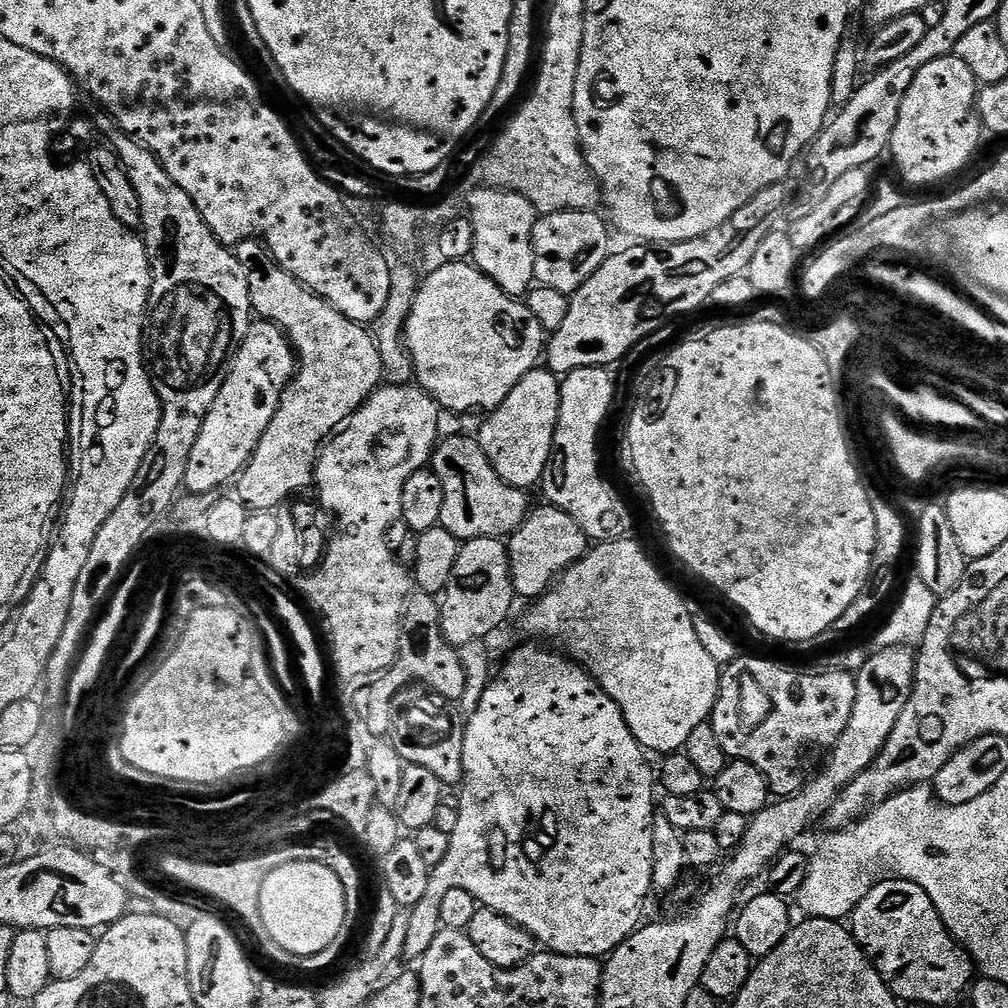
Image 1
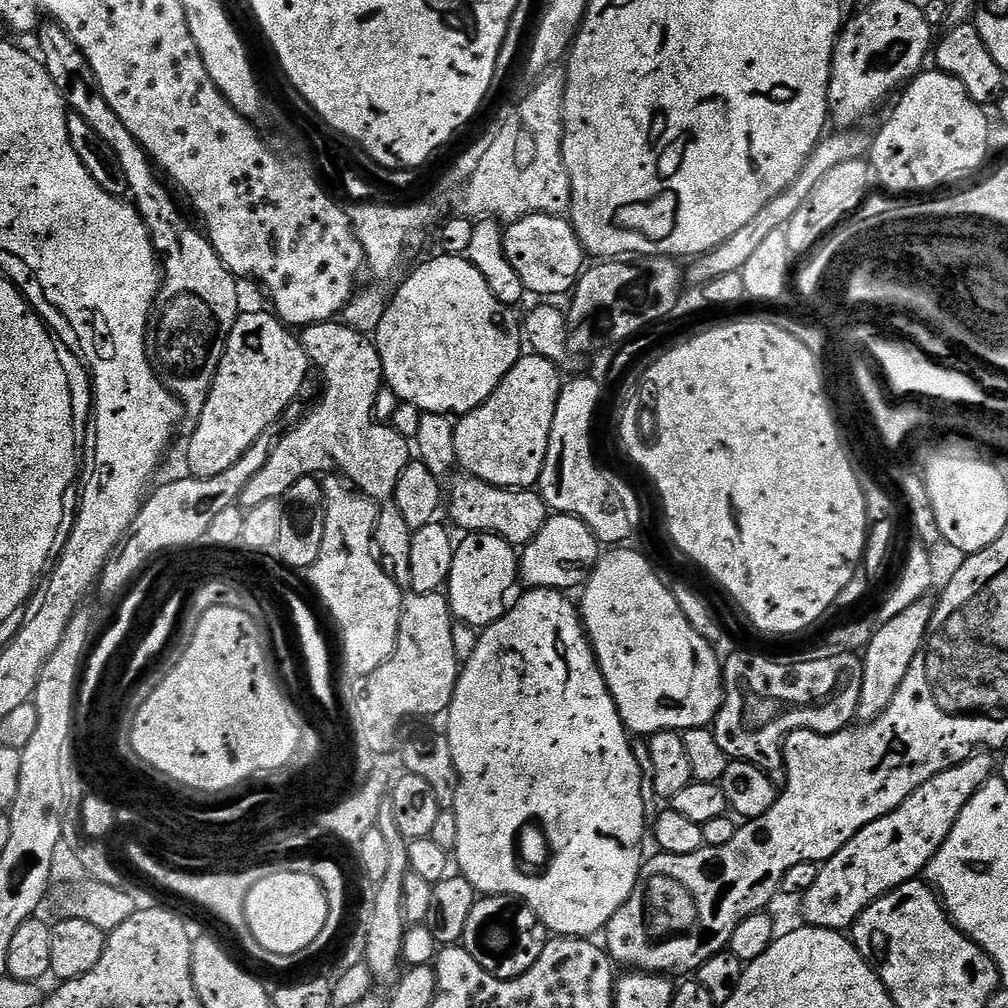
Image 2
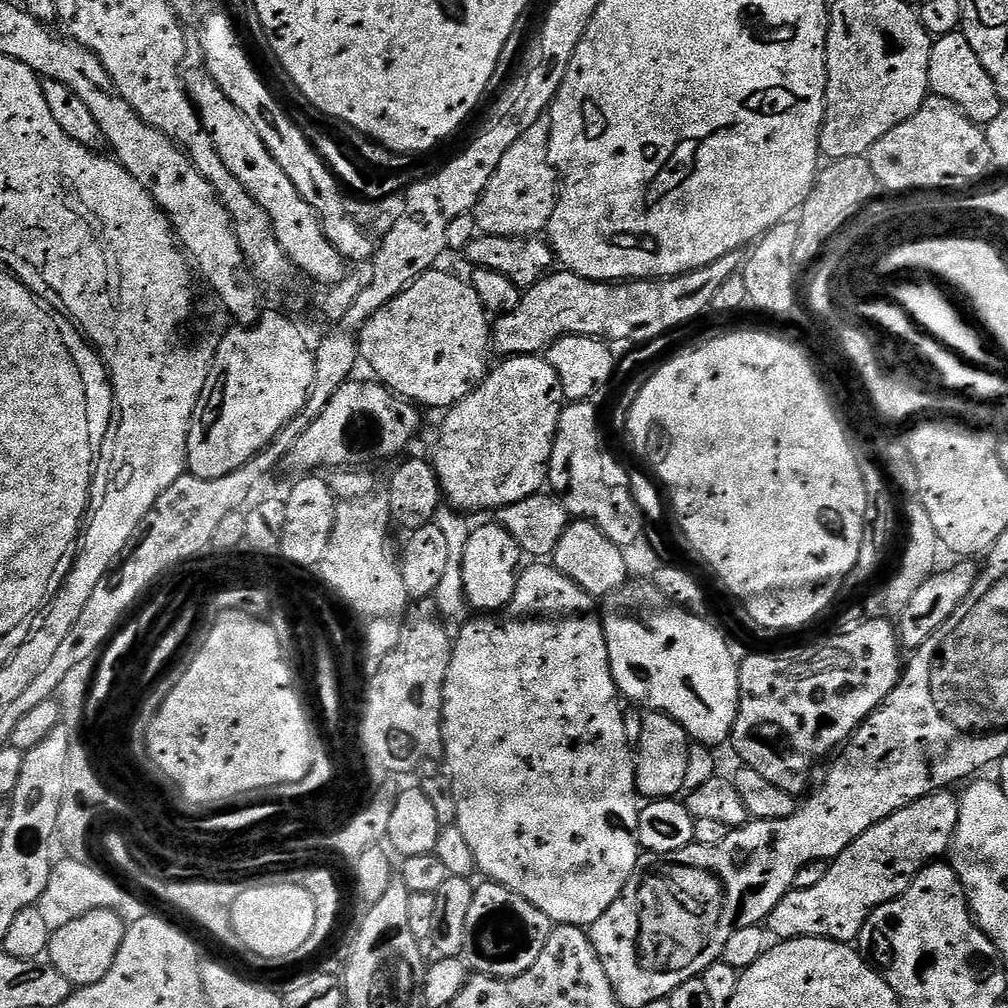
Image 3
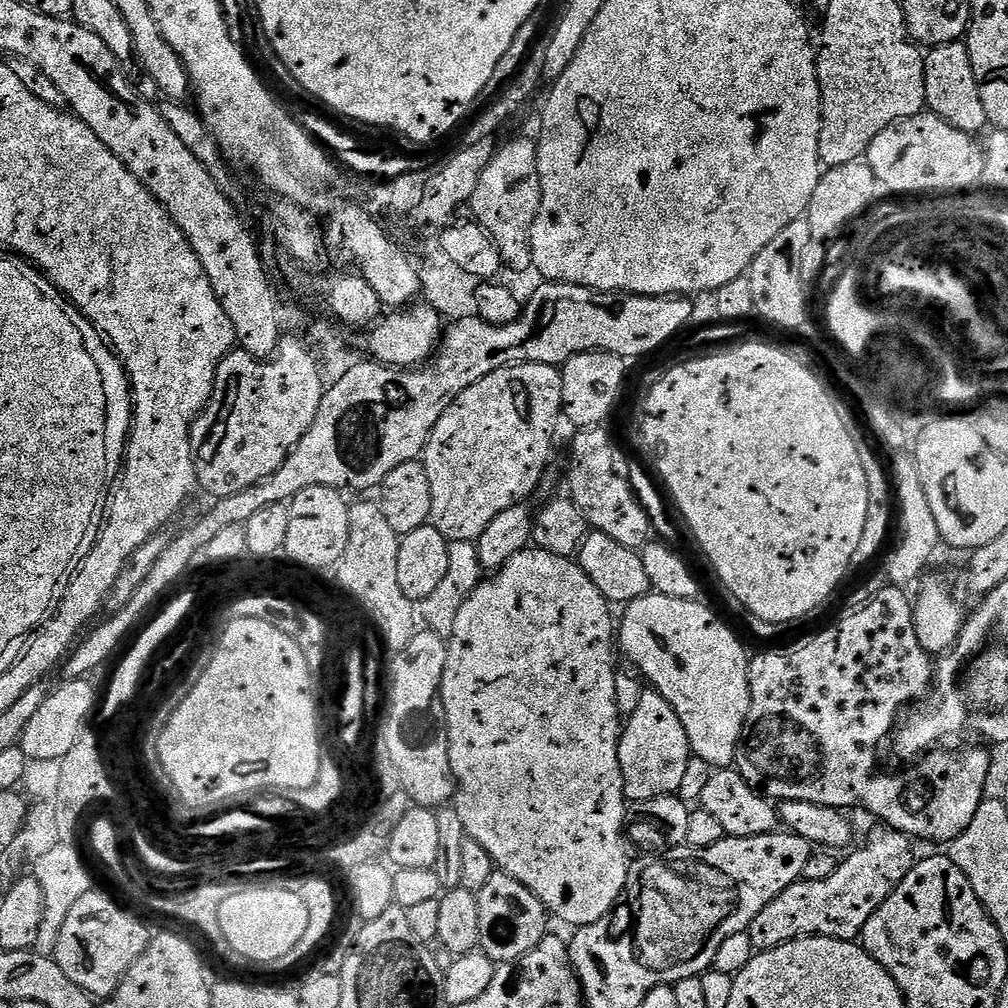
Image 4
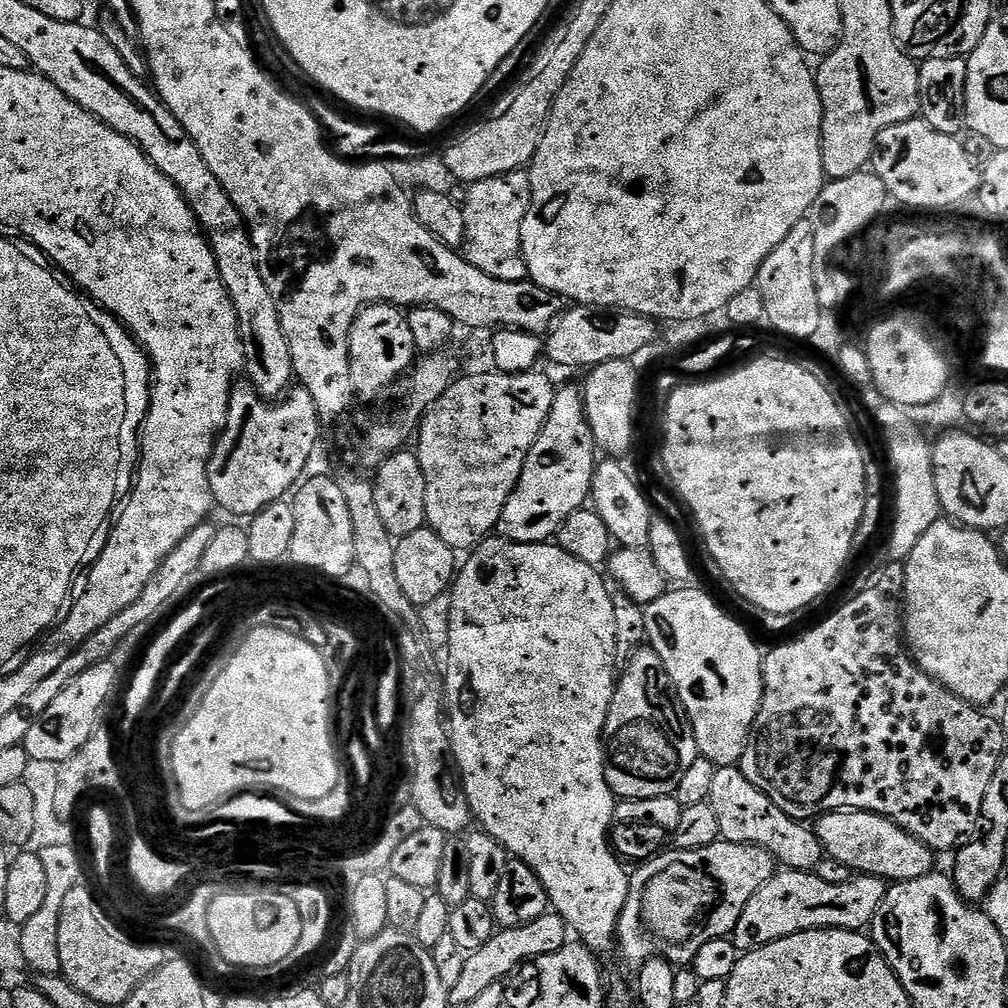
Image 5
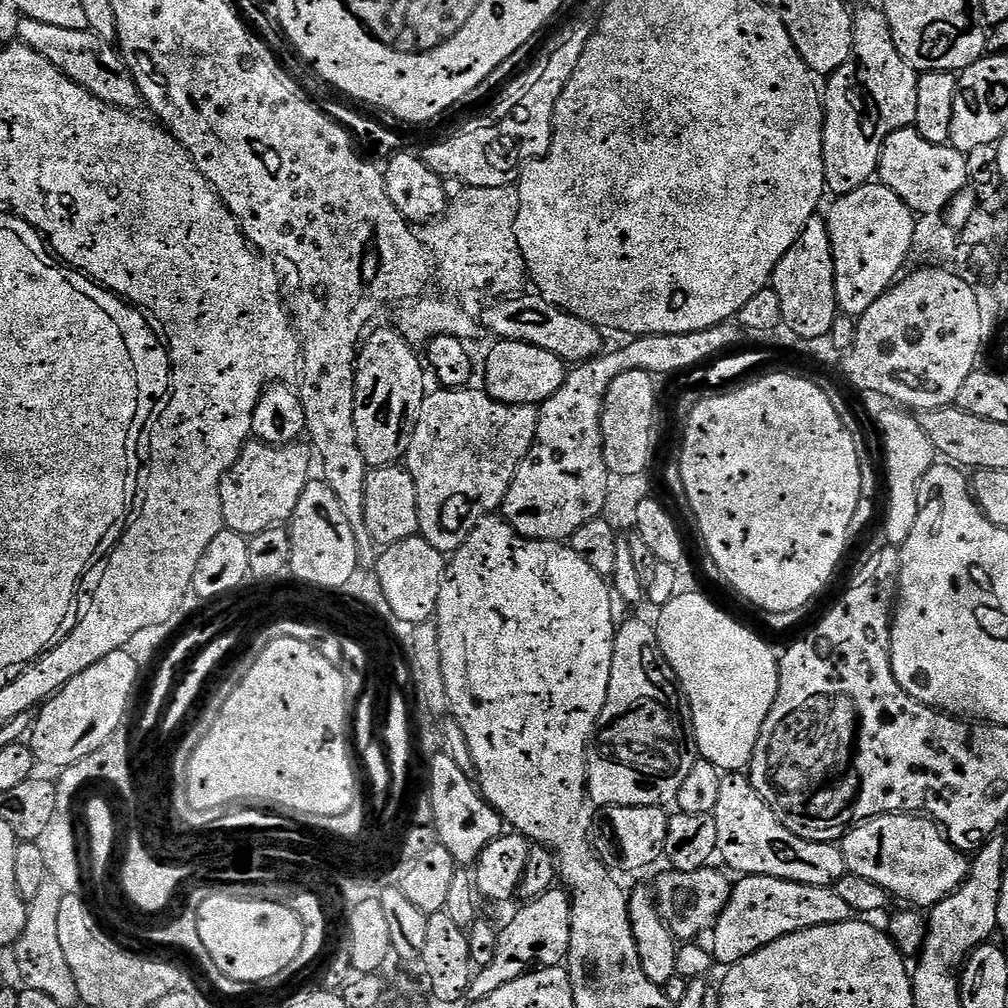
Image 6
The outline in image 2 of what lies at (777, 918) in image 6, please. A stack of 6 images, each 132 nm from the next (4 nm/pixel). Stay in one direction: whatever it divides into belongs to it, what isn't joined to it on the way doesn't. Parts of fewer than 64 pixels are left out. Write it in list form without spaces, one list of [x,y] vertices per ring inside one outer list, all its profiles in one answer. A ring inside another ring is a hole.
[[[988,750],[973,752],[970,758],[942,770],[930,782],[922,782],[902,806],[890,814],[862,826],[838,854],[819,865],[820,873],[802,897],[805,925],[813,928],[829,928],[835,932],[851,929],[857,918],[888,892],[898,886],[917,879],[927,869],[928,863],[938,854],[946,842],[958,814],[978,794],[978,790],[997,771],[997,761],[992,761],[993,753]]]

